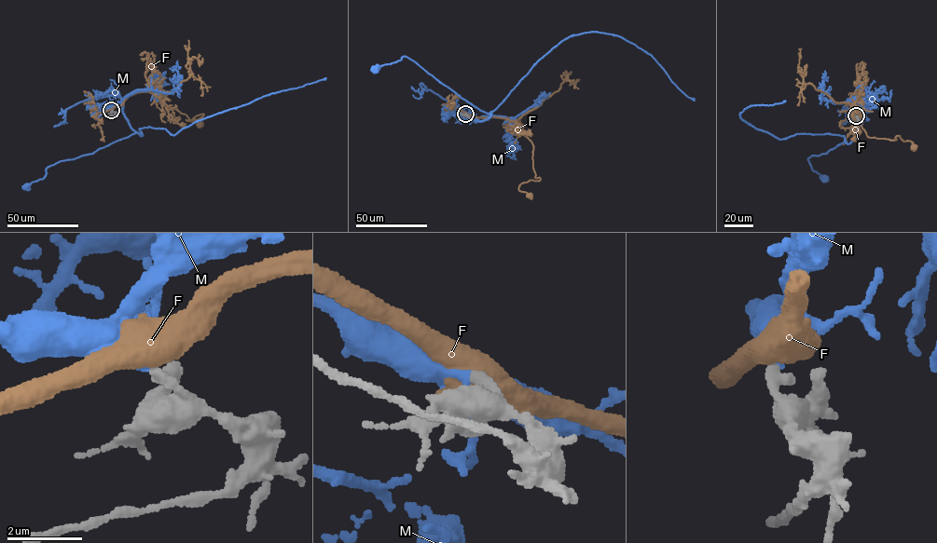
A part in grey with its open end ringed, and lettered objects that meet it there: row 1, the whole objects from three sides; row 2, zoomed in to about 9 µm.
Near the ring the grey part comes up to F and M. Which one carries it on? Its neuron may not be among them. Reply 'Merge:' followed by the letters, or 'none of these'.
Merge: M

